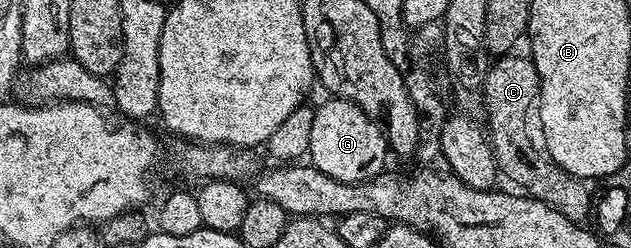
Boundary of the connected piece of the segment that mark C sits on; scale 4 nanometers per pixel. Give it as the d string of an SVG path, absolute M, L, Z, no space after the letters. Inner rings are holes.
M517 54L503 55L499 57L484 73L484 108L488 111L486 119L486 131L488 140L492 143L492 153L496 155L496 167L501 173L504 172L516 184L521 184L527 195L533 196L535 200L541 200L550 205L558 214L566 214L566 218L577 222L587 221L594 208L593 193L588 193L589 185L570 175L562 166L550 158L550 150L546 146L546 134L542 130L542 118L540 117L540 79L538 70L532 65L527 55Z

